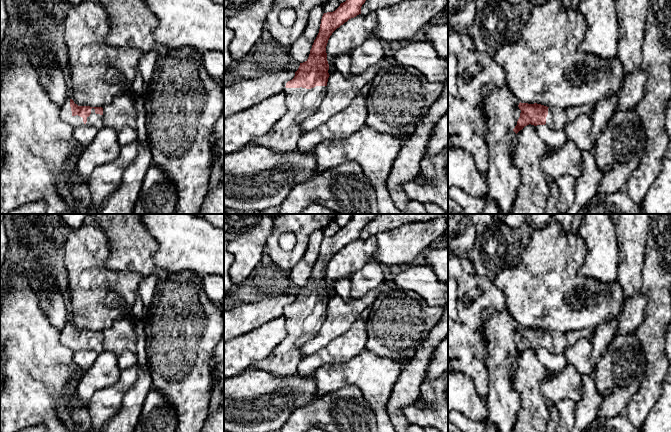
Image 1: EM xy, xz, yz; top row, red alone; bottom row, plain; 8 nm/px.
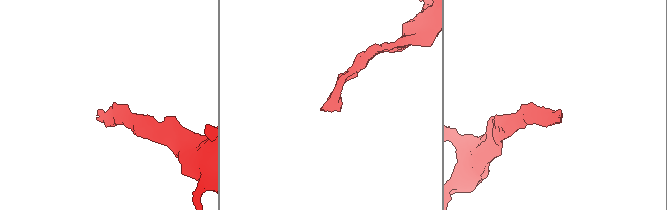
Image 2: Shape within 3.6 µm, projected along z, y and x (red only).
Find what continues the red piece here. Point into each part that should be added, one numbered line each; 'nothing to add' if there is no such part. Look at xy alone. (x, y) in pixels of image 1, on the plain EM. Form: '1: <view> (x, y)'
1: xy (96, 344)

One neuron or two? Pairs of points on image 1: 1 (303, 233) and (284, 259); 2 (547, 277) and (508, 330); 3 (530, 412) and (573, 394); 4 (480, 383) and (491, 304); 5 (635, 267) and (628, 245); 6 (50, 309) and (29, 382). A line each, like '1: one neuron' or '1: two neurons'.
1: one neuron
2: two neurons
3: two neurons
4: one neuron
5: one neuron
6: two neurons

